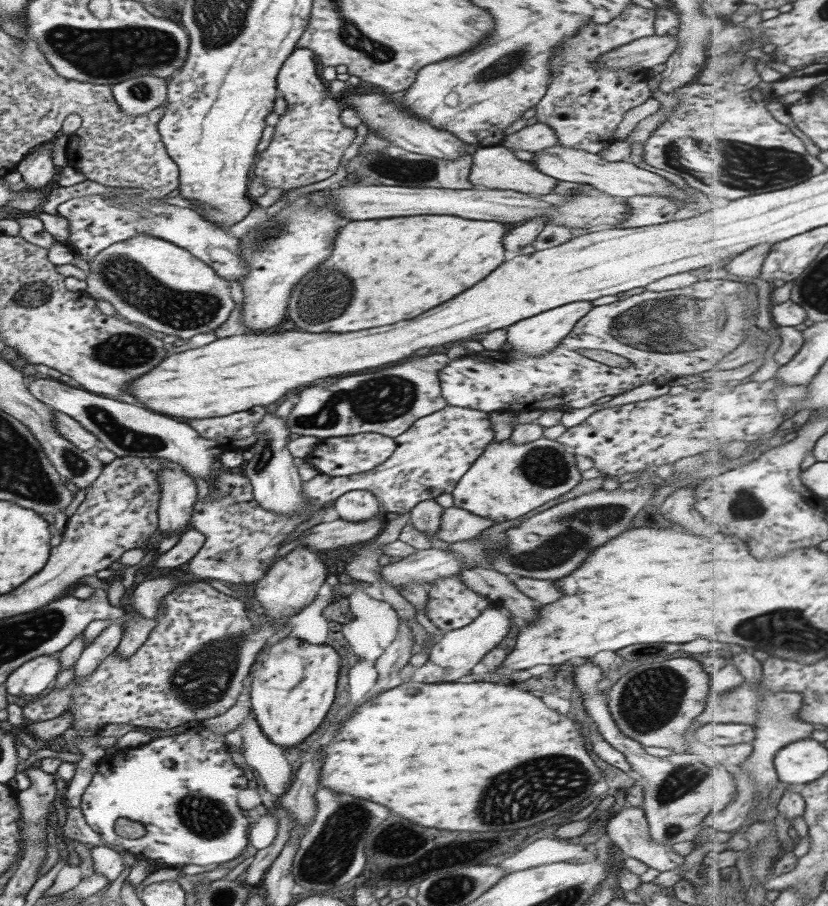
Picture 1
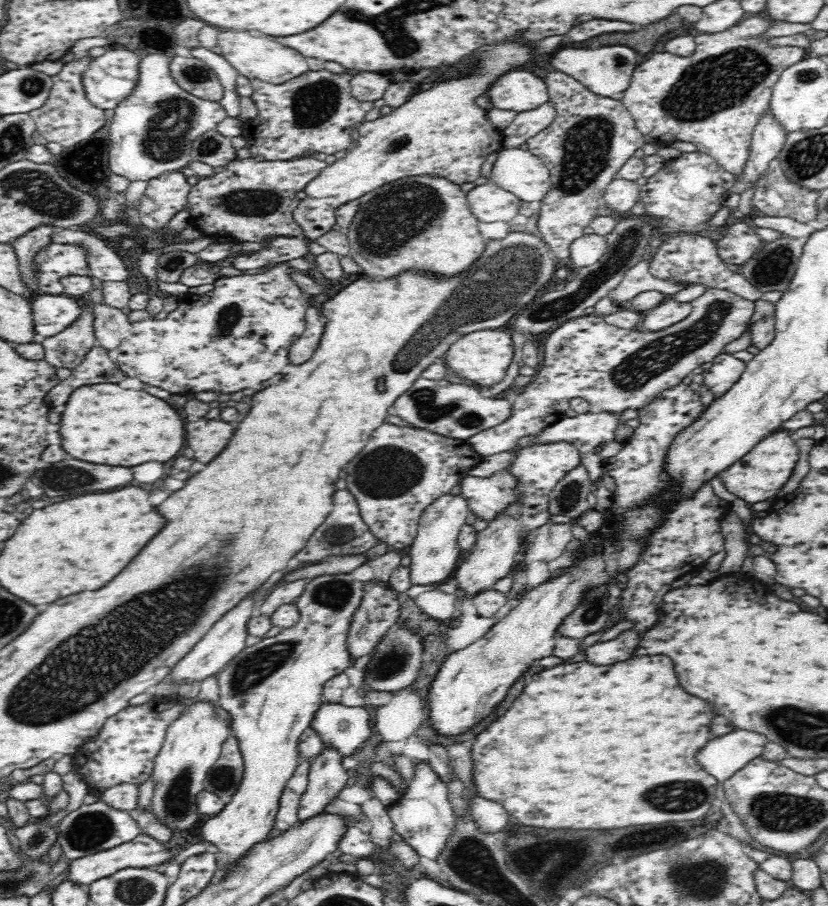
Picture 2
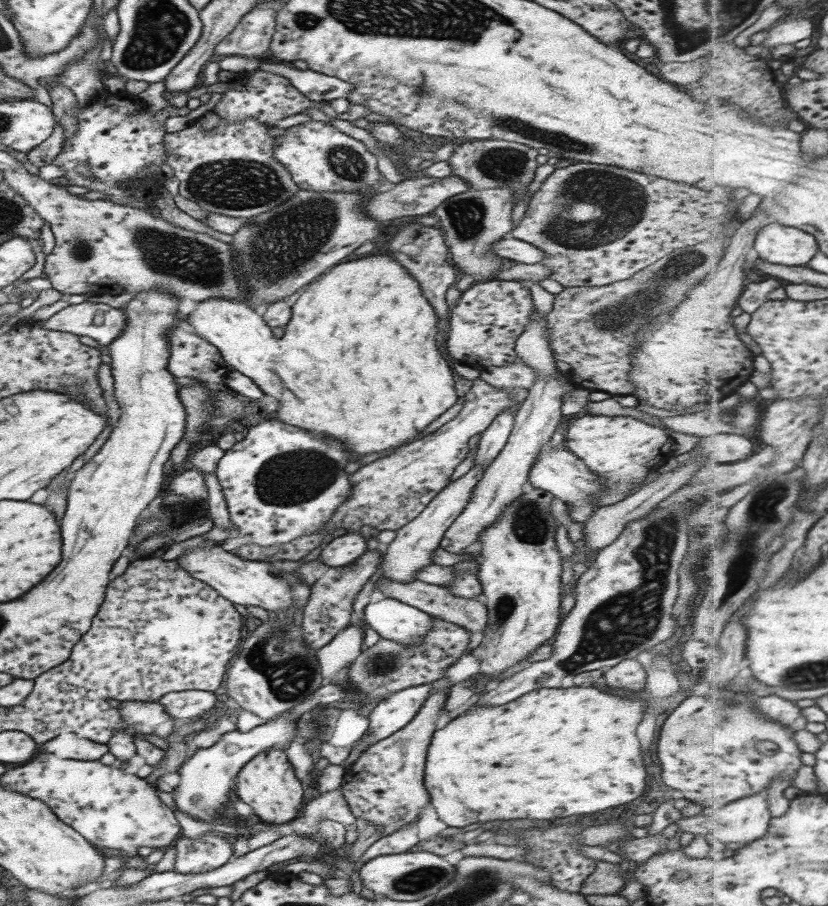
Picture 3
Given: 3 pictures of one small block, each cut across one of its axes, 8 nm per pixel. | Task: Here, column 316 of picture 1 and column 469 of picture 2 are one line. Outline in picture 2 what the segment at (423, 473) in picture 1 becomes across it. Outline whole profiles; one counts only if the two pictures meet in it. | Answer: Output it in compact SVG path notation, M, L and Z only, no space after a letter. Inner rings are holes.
M499 472L490 478L479 478L467 475L461 480L461 495L466 499L469 509L484 520L492 520L502 508L514 506L517 496L516 478L508 472Z

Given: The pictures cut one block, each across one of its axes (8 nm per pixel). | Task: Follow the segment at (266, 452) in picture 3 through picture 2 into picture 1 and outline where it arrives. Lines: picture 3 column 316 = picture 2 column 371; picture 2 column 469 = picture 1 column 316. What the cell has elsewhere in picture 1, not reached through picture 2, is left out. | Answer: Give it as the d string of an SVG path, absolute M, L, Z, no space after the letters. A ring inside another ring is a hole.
M359 433L349 437L329 437L322 438L313 445L302 461L309 464L318 475L325 477L349 477L355 474L365 473L375 468L395 450L396 442L394 438L389 438L377 433Z

